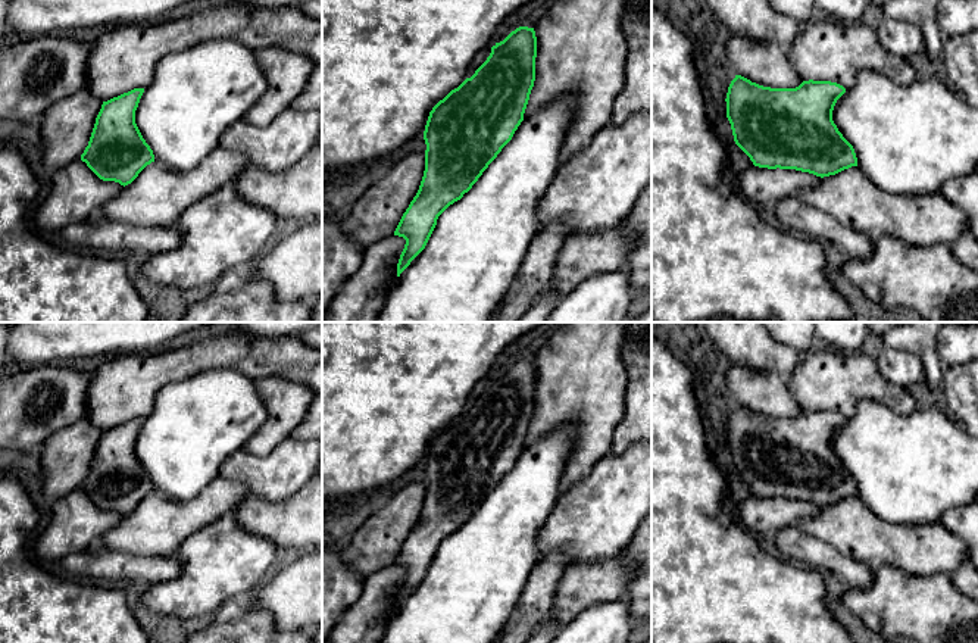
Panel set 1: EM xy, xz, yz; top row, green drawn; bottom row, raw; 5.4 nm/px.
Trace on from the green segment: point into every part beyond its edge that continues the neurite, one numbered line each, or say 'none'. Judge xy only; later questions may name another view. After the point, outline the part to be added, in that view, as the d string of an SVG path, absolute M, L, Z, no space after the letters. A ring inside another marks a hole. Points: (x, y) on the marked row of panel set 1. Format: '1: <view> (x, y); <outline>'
1: xy (159, 196); M221 146L191 171L174 171L154 160L99 212L131 225L176 227L190 206L231 182L247 166L243 153Z

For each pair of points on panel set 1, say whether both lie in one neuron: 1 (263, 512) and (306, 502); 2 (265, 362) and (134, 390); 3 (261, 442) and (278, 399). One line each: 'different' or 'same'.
1: same
2: same
3: same

